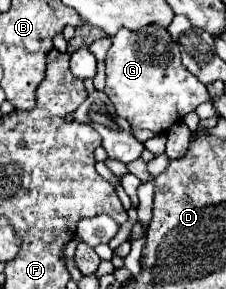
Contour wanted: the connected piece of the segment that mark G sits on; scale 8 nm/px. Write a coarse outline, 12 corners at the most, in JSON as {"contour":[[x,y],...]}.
{"contour":[[158,25],[120,29],[104,93],[136,129],[164,133],[206,87]]}

